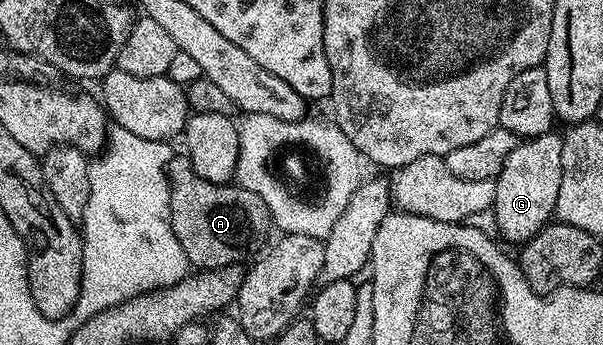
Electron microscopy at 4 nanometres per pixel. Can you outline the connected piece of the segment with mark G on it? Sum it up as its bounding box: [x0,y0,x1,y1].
[494,132,563,243]

